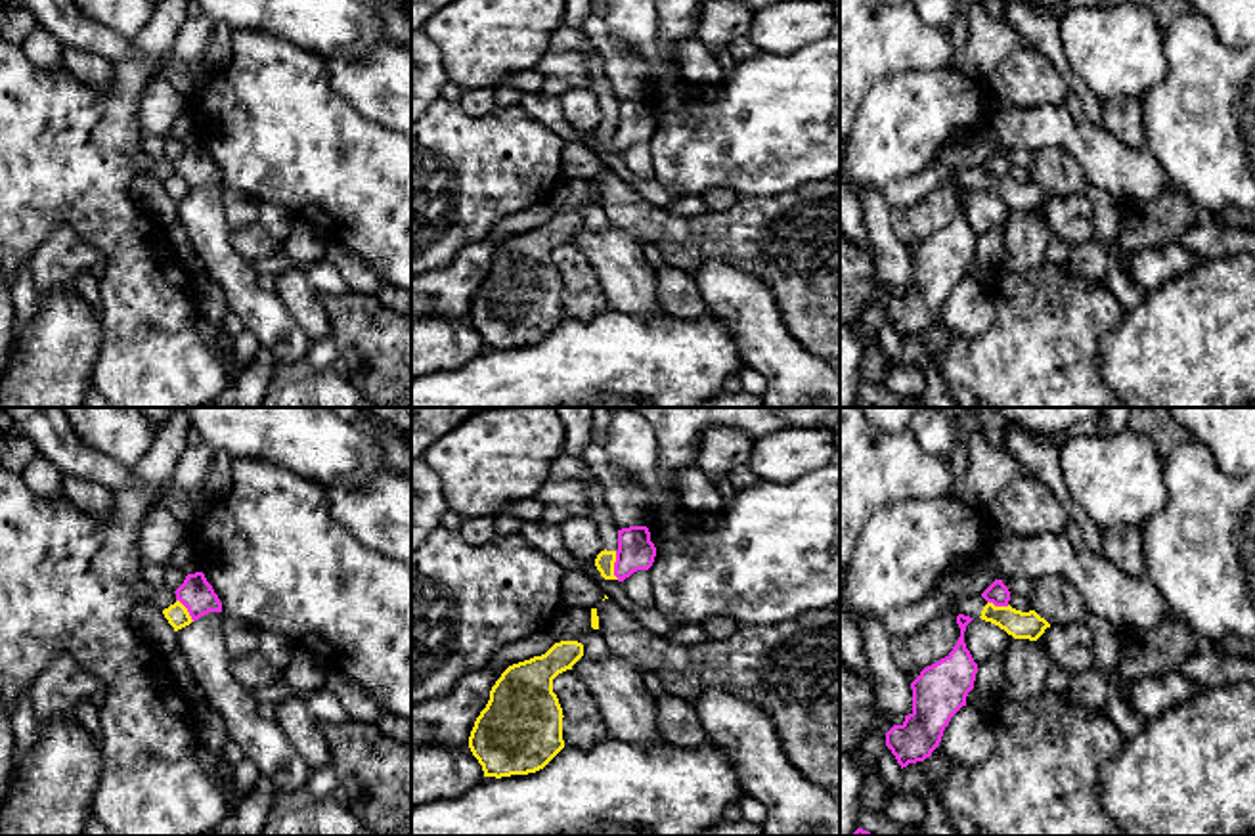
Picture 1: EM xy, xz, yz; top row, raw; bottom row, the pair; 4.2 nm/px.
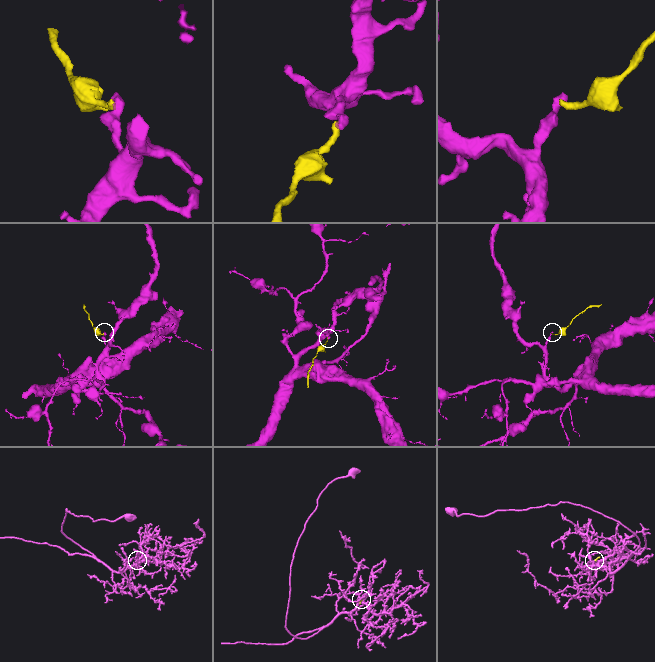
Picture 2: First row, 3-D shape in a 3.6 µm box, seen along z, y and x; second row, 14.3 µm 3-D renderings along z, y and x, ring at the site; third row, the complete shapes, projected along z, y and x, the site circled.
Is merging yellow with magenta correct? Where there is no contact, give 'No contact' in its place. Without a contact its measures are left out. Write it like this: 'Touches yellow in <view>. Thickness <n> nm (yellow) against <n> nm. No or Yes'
Touches yellow in xz. Thickness 80 nm (yellow) against 160 nm. No

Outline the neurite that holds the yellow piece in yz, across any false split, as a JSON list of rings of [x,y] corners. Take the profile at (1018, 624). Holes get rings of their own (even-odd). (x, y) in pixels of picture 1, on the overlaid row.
[[[981,593],[958,599],[953,608],[953,616],[964,614],[970,618],[981,618],[1004,629],[1014,639],[1037,641],[1050,624],[1041,618],[1035,610],[1022,612],[1008,606],[995,606],[987,603]]]

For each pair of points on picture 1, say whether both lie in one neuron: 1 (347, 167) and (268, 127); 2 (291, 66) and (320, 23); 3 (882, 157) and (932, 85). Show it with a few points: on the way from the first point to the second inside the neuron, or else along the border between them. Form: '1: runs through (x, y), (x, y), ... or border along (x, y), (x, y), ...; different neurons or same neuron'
1: runs through (328, 163), (287, 138); same neuron
2: border along (261, 31), (284, 37), (328, 58); different neurons
3: runs through (892, 140), (926, 102); same neuron

